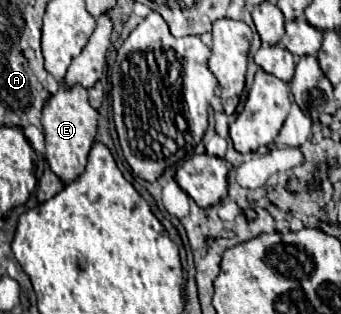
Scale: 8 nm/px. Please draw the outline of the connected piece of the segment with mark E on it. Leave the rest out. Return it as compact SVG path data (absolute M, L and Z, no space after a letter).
M61 84L59 92L47 100L41 124L45 130L45 158L49 168L63 184L67 184L67 180L75 180L75 176L81 176L87 166L87 152L91 152L91 144L95 144L97 136L97 110L91 108L87 90L81 86L65 88L65 84Z

